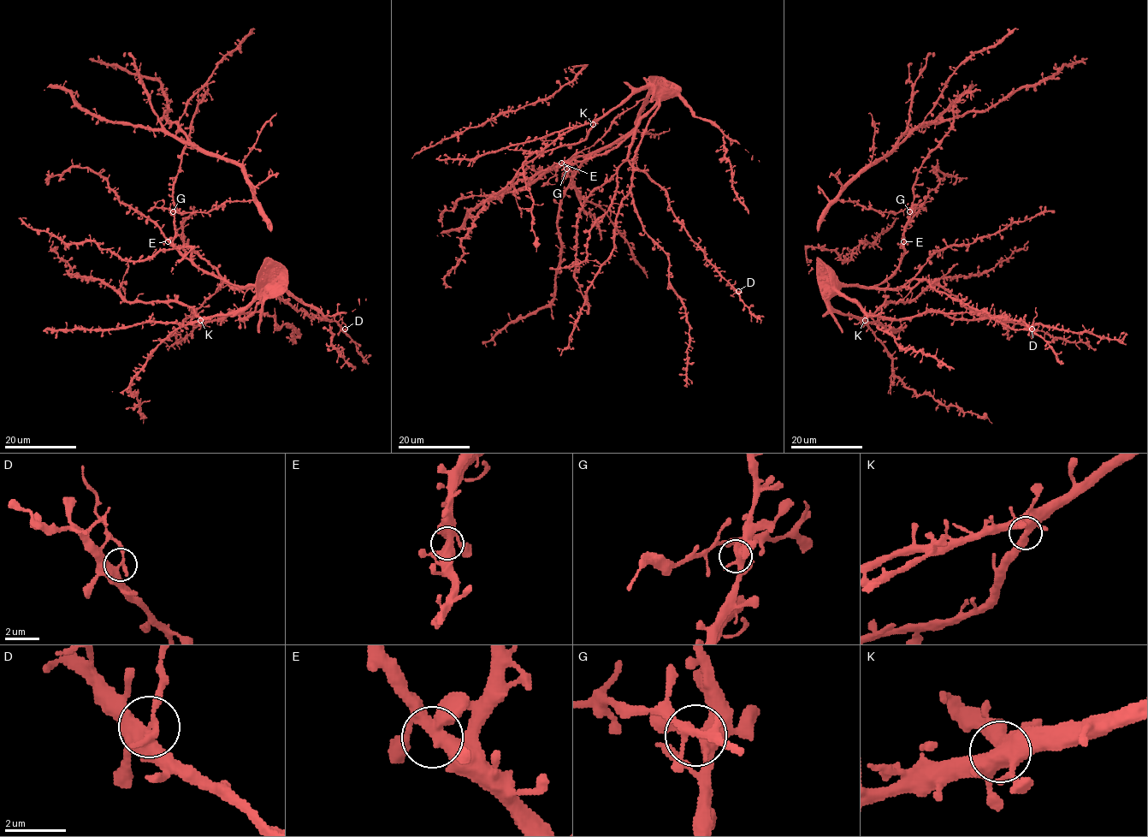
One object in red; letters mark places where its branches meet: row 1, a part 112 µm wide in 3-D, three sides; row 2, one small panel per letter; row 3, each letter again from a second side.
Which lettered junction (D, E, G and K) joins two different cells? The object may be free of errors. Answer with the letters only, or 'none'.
D

